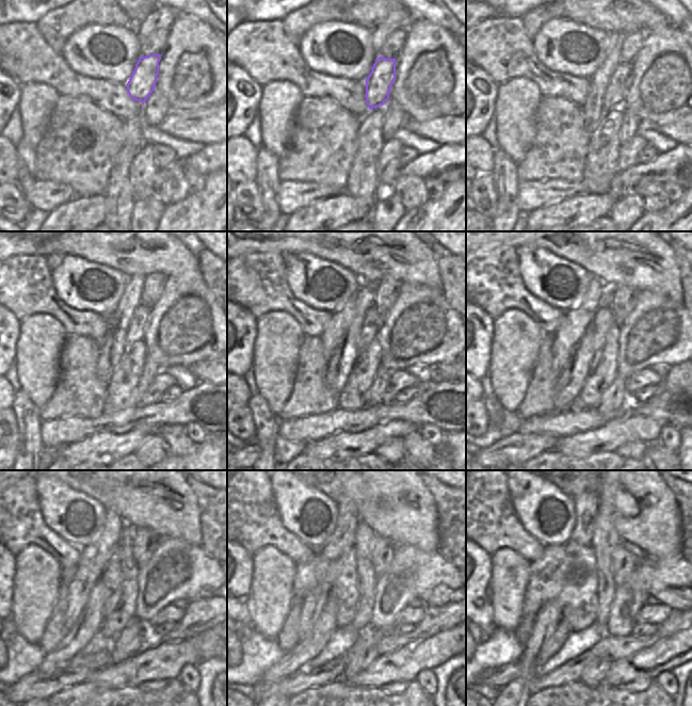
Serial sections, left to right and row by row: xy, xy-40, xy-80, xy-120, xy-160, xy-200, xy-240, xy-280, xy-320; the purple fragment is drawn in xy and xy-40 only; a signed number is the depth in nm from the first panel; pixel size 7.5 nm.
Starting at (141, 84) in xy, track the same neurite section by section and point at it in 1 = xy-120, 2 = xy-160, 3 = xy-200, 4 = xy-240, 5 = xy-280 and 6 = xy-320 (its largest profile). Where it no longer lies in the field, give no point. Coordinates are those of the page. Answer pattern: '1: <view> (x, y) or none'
1: xy-120 (134, 333)
2: xy-160 (373, 320)
3: xy-200 (604, 319)
4: xy-240 (112, 577)
5: xy-280 (341, 574)
6: xy-320 (566, 573)

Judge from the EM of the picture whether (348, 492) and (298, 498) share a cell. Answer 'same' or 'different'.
different

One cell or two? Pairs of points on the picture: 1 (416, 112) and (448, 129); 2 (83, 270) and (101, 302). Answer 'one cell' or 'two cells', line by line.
1: two cells
2: one cell

